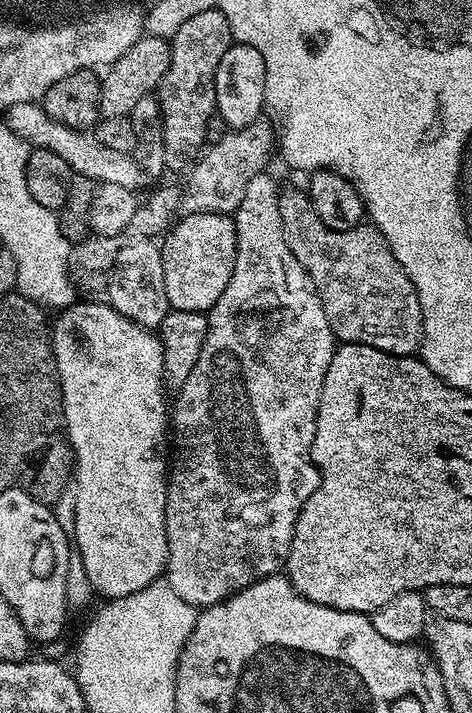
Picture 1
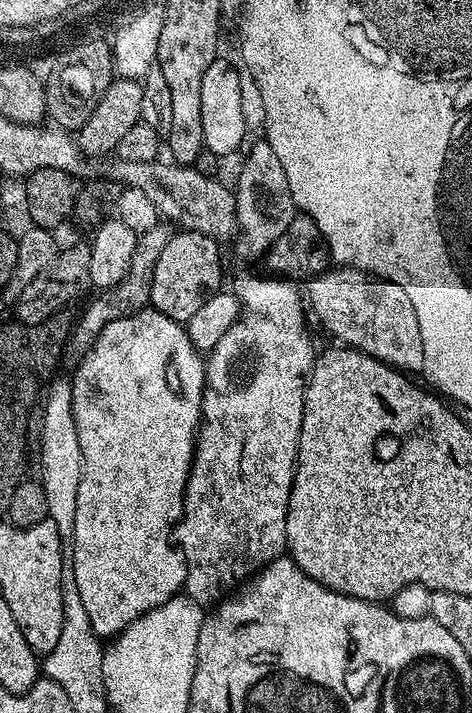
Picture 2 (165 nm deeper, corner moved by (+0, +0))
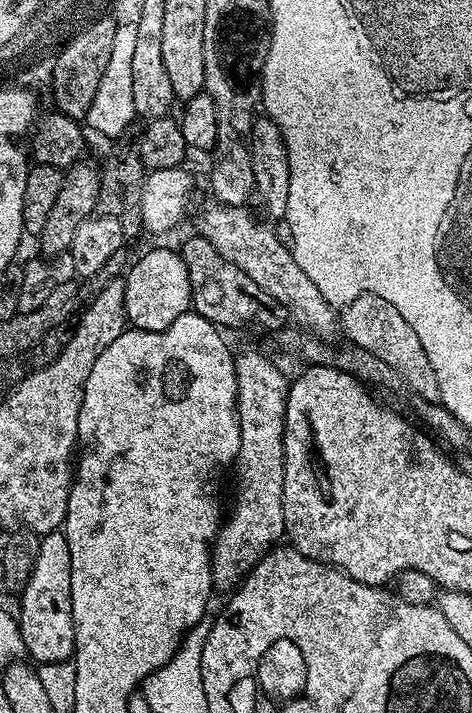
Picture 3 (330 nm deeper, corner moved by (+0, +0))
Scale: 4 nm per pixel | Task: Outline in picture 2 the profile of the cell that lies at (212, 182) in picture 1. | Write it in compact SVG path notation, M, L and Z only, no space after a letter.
M158 222L150 226L150 230L139 233L134 246L134 255L130 258L130 270L124 275L124 280L118 282L113 288L105 288L99 293L100 296L80 316L76 328L71 329L70 344L77 348L77 353L83 354L92 347L92 343L98 338L98 334L110 322L118 322L118 318L126 318L135 312L141 312L143 308L149 307L152 299L152 275L154 266L158 266L158 254L166 250L166 242L174 235L174 228L171 223Z

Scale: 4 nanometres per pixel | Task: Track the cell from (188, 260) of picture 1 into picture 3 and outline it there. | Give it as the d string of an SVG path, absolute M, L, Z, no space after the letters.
M152 248L140 261L133 263L123 277L126 298L124 314L127 323L142 330L166 330L183 312L192 308L192 283L186 262L172 248Z

